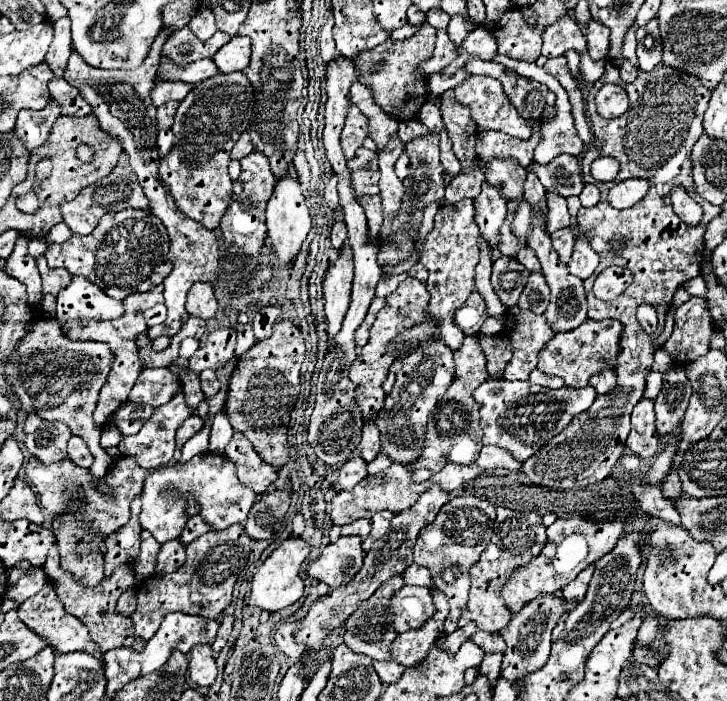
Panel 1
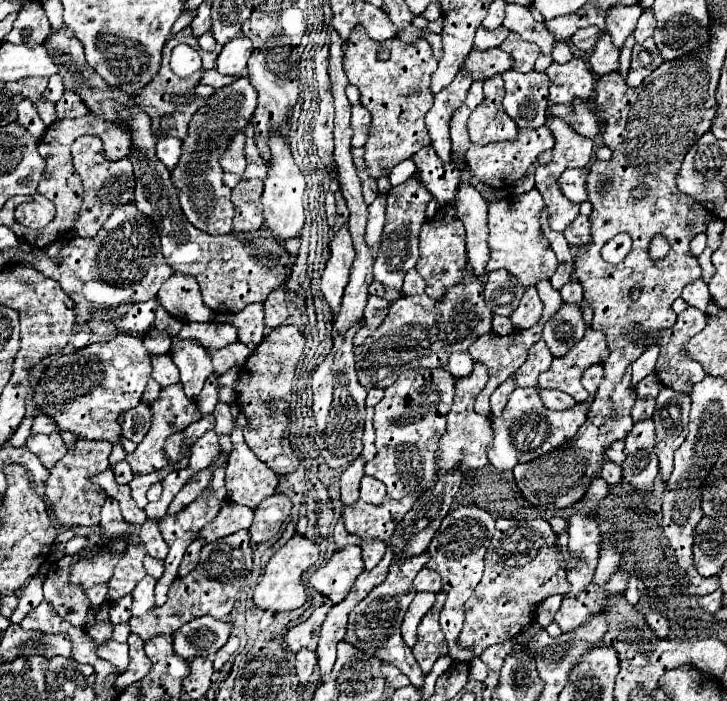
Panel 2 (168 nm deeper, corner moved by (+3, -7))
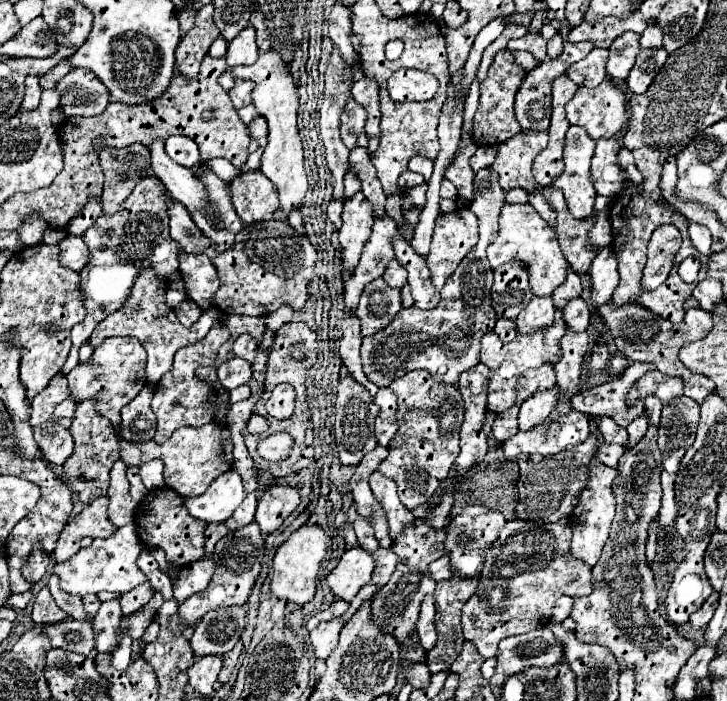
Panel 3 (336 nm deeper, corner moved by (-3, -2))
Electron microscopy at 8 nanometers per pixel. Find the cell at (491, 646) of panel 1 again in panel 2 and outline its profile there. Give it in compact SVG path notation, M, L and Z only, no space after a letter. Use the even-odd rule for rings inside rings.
M460 506L442 520L440 530L434 534L434 538L428 546L430 562L426 564L426 568L432 568L434 572L438 572L442 576L442 592L446 592L446 596L448 596L448 600L440 612L440 626L444 630L446 642L450 646L450 658L456 662L474 660L472 650L458 648L456 638L462 630L464 602L472 596L472 592L484 572L484 554L494 536L494 522L496 522L496 518L478 506Z

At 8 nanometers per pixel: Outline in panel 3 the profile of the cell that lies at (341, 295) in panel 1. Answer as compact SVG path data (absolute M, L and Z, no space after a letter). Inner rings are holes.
M358 191L354 197L344 201L342 211L342 227L338 231L342 245L342 267L344 271L352 271L358 265L362 247L370 239L372 229L372 207L366 203L366 197Z

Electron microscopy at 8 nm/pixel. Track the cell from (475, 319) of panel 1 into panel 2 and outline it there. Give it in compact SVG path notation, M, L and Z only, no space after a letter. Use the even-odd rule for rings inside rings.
M470 266L464 268L462 282L440 300L426 294L402 296L390 306L382 326L354 348L358 380L364 388L388 388L406 370L446 366L452 352L466 352L478 336L492 332L492 316L484 302L484 284Z

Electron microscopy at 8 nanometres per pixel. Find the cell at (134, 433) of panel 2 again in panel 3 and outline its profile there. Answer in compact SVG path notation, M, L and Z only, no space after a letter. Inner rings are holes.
M146 383L140 395L122 407L122 429L120 435L130 441L150 441L156 433L156 417L150 409L154 385Z

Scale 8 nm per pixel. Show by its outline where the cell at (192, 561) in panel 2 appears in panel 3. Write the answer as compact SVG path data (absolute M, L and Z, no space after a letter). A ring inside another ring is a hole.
M210 523L210 525L206 527L206 557L212 555L214 543L216 543L220 537L224 537L226 531L228 531L228 529L224 527L224 523Z

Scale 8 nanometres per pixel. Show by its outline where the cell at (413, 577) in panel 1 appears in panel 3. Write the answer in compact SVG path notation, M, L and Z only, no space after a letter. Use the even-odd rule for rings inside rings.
M442 555L434 563L430 563L430 575L432 575L432 579L436 583L444 581L444 579L450 579L452 577L452 573L450 573L450 559L446 555Z

